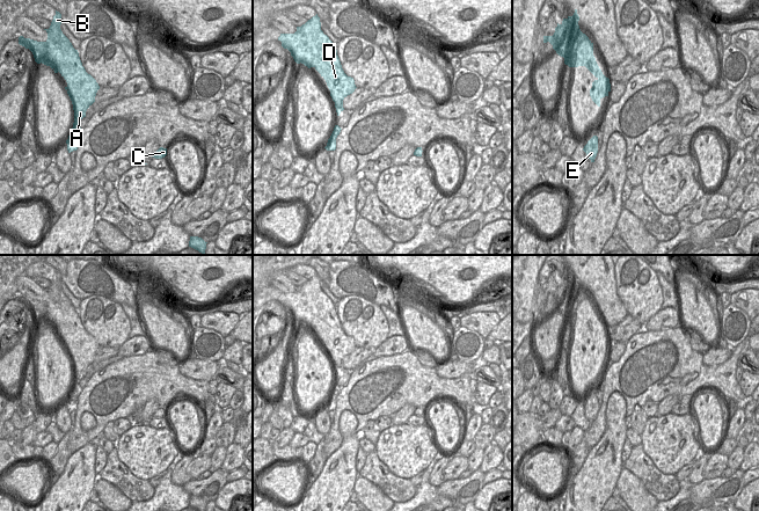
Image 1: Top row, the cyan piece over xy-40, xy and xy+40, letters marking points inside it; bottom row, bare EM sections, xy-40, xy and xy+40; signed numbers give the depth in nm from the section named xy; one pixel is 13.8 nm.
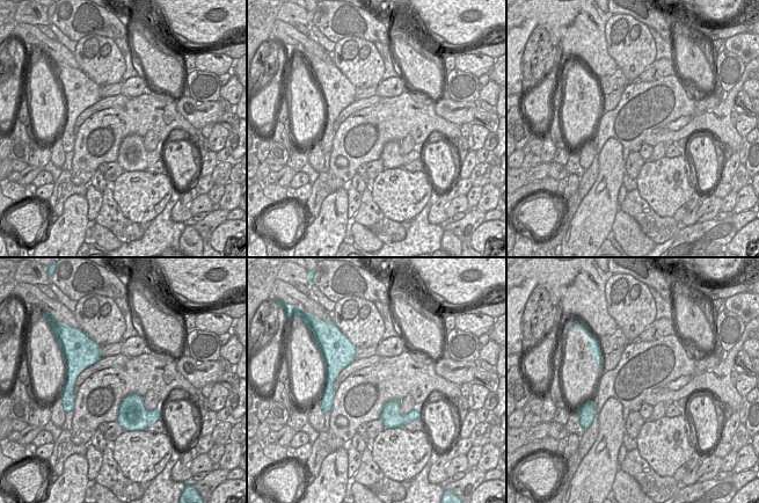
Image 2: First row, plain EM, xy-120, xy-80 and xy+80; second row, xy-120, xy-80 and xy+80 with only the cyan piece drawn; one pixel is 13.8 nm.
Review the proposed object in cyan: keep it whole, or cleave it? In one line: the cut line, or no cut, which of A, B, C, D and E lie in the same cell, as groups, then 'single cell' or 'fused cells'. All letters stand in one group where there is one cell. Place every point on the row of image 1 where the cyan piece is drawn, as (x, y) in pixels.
xy (327, 144), (331, 147) | A B C D / E | fused cells

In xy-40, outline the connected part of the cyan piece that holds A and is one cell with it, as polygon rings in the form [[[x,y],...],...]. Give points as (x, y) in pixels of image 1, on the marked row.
[[[56,10],[56,15],[48,32],[45,42],[37,42],[30,38],[19,37],[19,44],[29,49],[37,64],[50,66],[54,73],[60,73],[66,80],[65,89],[72,101],[74,110],[74,123],[66,140],[68,153],[78,149],[78,138],[82,132],[79,122],[86,117],[87,109],[95,102],[95,96],[100,89],[96,80],[86,72],[70,39],[60,29],[61,14]]]

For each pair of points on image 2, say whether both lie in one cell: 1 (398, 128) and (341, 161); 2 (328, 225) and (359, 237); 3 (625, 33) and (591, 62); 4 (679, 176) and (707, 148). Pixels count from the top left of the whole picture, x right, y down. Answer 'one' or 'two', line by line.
1: two
2: two
3: two
4: two

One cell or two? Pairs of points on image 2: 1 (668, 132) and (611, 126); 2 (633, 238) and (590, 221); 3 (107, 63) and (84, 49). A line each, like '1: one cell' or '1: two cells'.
1: one cell
2: two cells
3: one cell

